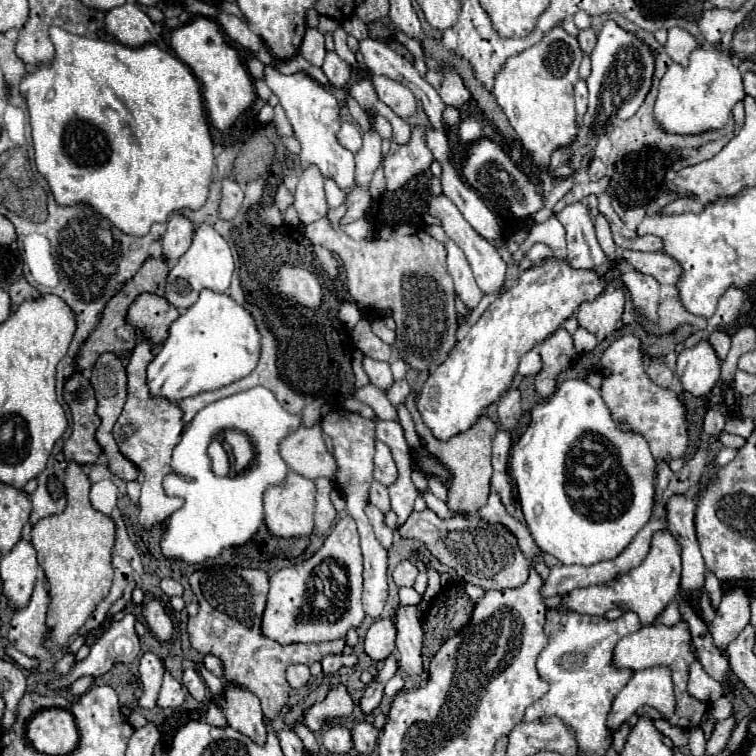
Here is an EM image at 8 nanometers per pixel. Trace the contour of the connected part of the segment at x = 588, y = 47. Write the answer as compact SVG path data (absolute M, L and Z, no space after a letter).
M592 29L580 31L578 43L580 43L580 47L582 47L582 53L584 53L584 55L590 55L592 49L594 49L594 45L596 45L596 33L594 33Z

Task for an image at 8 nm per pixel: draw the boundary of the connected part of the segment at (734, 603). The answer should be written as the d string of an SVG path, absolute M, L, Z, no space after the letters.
M728 589L710 623L710 633L718 651L726 655L726 647L750 623L750 599L742 589Z

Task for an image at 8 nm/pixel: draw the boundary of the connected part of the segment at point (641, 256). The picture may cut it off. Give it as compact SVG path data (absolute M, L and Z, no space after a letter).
M622 251L620 259L628 263L632 269L644 275L652 275L662 285L676 285L682 275L680 265L670 259L666 253L644 253L644 251Z

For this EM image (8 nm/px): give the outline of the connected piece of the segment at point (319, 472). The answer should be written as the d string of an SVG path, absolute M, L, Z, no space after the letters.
M320 425L300 427L292 435L288 435L280 445L280 455L286 465L302 477L330 477L332 481L336 479L336 461L334 455L326 449Z

